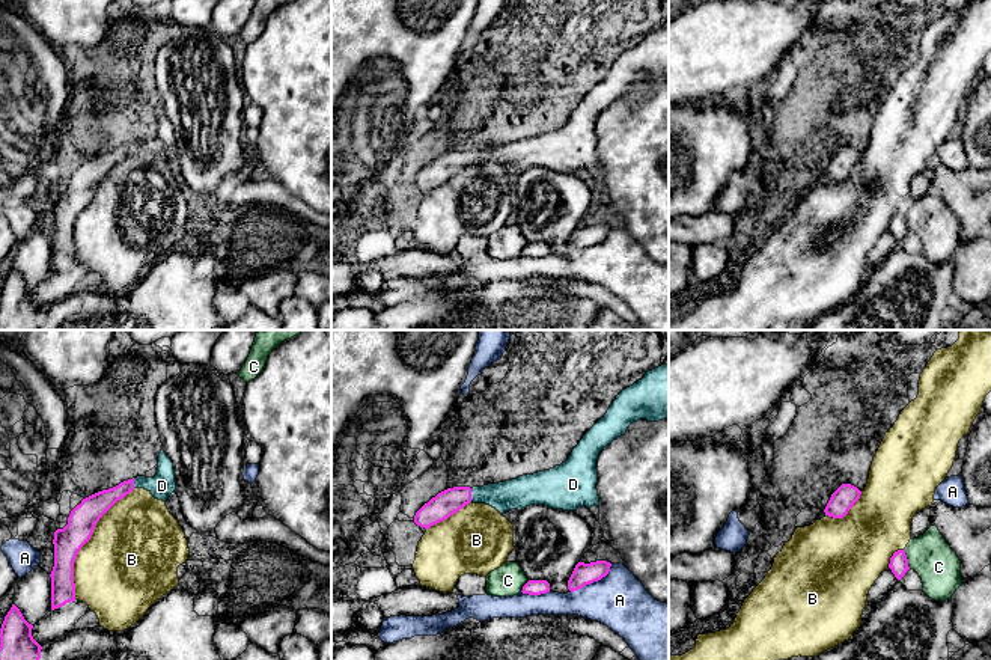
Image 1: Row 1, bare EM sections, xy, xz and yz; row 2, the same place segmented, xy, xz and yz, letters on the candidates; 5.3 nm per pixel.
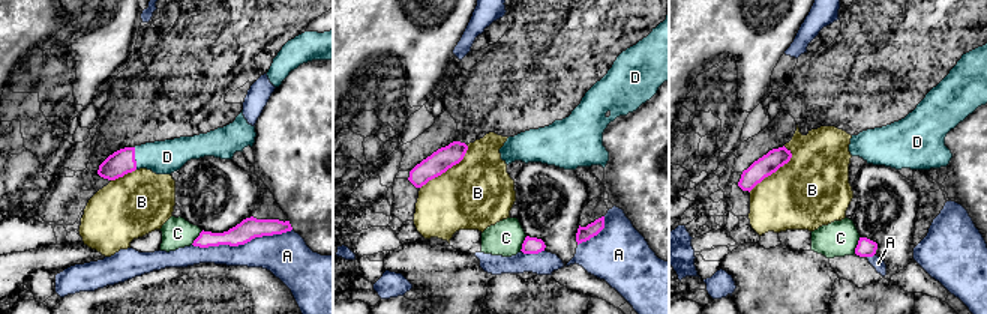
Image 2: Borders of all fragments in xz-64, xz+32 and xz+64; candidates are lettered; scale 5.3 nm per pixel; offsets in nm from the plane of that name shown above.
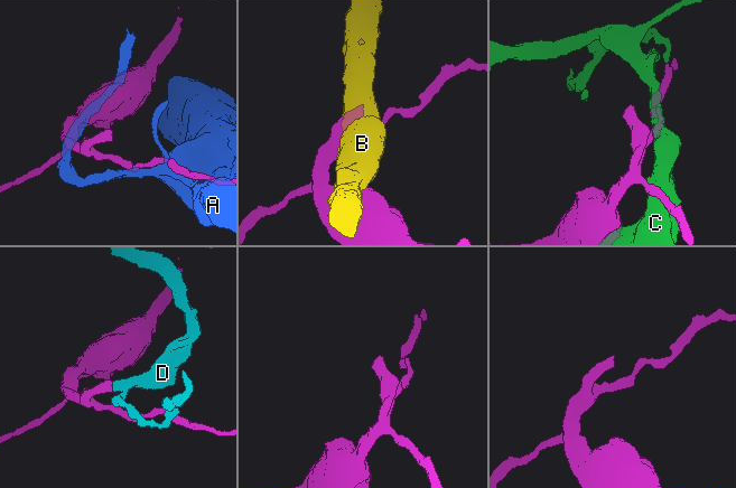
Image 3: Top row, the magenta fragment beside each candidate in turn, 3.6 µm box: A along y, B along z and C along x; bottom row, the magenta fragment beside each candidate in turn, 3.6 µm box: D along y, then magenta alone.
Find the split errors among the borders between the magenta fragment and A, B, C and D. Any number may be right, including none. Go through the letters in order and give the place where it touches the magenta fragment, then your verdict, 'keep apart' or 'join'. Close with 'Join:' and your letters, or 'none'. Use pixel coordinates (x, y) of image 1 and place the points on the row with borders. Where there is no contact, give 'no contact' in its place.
A: meets magenta in xz at (594, 580); keep apart
B: meets magenta in xy at (88, 540); keep apart
C: meets magenta in yz at (907, 559); keep apart
D: meets magenta in xz at (470, 494); join
Join: D

